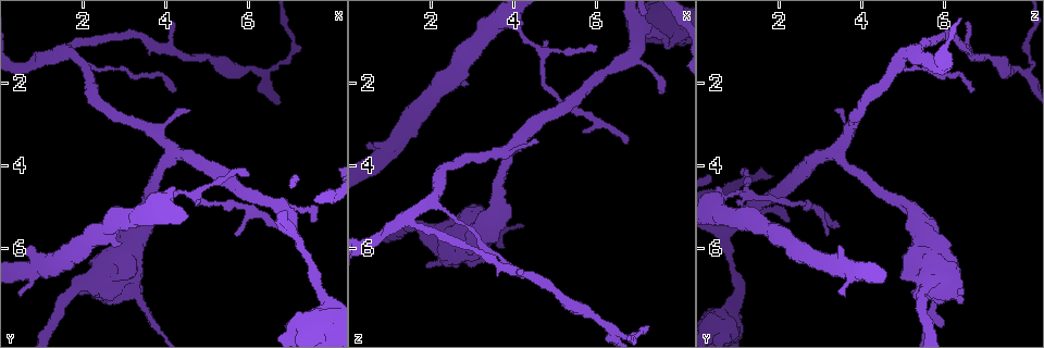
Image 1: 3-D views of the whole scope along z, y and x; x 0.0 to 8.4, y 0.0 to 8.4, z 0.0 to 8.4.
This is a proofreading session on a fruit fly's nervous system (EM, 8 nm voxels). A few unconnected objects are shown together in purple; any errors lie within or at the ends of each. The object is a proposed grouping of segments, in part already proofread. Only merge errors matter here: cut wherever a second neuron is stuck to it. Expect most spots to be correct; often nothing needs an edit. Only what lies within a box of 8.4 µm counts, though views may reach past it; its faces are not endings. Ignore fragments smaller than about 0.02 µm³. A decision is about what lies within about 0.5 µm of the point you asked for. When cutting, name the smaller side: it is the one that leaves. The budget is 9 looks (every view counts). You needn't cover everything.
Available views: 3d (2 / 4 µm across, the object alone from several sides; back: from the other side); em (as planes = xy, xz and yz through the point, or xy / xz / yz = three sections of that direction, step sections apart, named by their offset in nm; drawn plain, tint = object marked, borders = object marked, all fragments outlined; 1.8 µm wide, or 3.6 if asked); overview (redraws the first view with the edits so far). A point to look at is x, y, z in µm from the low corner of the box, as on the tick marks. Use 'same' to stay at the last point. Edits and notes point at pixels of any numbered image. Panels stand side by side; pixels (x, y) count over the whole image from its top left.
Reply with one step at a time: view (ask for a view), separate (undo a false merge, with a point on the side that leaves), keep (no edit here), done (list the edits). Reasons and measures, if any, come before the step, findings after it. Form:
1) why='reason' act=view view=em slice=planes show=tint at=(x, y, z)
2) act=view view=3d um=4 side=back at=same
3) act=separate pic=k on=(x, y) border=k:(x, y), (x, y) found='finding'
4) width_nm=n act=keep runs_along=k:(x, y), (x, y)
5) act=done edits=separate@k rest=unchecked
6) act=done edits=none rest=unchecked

why='calibre changes' act=view view=em slice=xy step=16 show=tint at=(1.55, 1.25, 5.20)

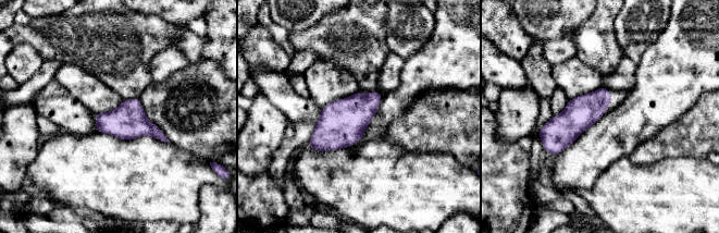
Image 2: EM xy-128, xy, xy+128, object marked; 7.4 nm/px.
act=view view=em slice=yz step=16 show=borders at=same

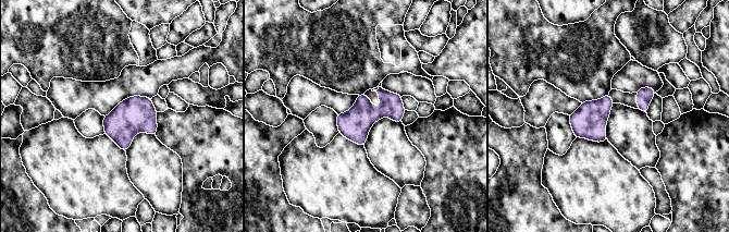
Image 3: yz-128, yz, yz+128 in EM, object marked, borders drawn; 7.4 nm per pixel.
act=keep found='one neuron here'

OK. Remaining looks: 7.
why='calibre changes' act=view view=em slice=xy step=16 show=borders at=(6.45, 1.75, 7.95)

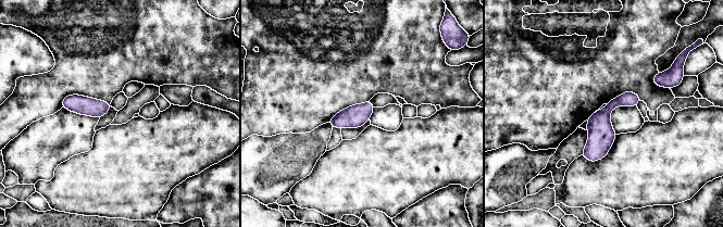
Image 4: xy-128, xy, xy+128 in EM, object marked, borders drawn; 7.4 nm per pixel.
act=view view=em slice=planes show=borders at=same

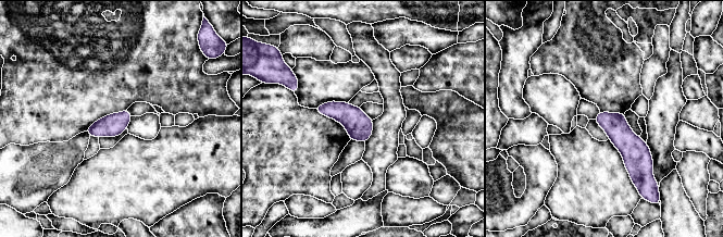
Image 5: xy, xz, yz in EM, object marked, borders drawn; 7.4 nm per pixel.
act=keep runs_along=5:(601, 114), (635, 151), (640, 177) found='one neuron here'

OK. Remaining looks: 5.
why='calibre changes' act=view view=3d um=4 at=(3.35, 7.25, 5.75)

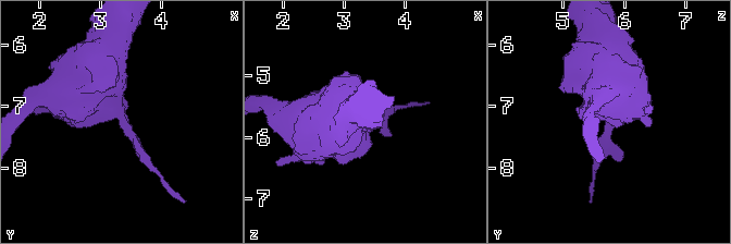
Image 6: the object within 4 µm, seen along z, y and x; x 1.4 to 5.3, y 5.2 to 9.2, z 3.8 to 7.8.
act=view view=em um=3.6 slice=yz step=4 show=tint at=same

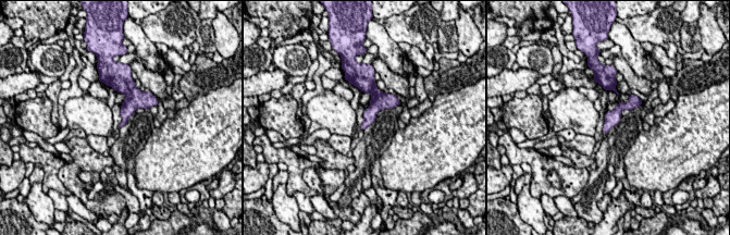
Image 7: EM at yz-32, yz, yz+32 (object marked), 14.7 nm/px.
act=view view=em um=3.6 slice=planes show=tint at=same

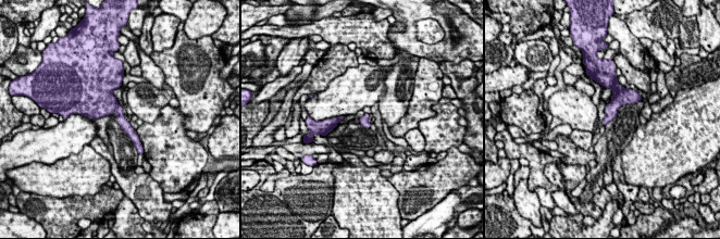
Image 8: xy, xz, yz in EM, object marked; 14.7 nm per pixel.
act=keep found='continuous, no second neuron'

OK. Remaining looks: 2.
why='abrupt turn' act=view view=3d um=4 at=(7.95, 7.50, 0.80)

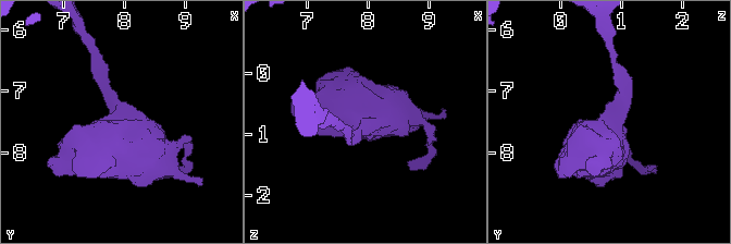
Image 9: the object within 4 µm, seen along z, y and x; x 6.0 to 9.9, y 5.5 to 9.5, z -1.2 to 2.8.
act=view view=em um=3.6 slice=xy step=16 show=tint at=(7.90, 7.50, 0.85)

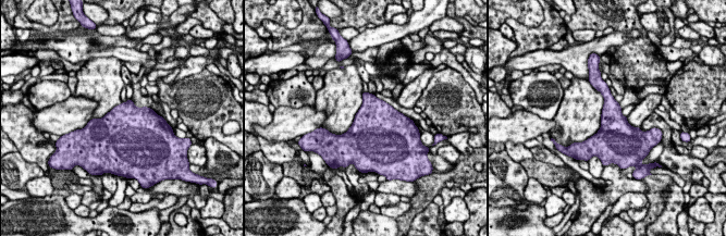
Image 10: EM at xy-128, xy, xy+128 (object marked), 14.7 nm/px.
act=keep found='continuous, no second neuron'

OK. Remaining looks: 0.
act=done edits=none rest=unchecked

